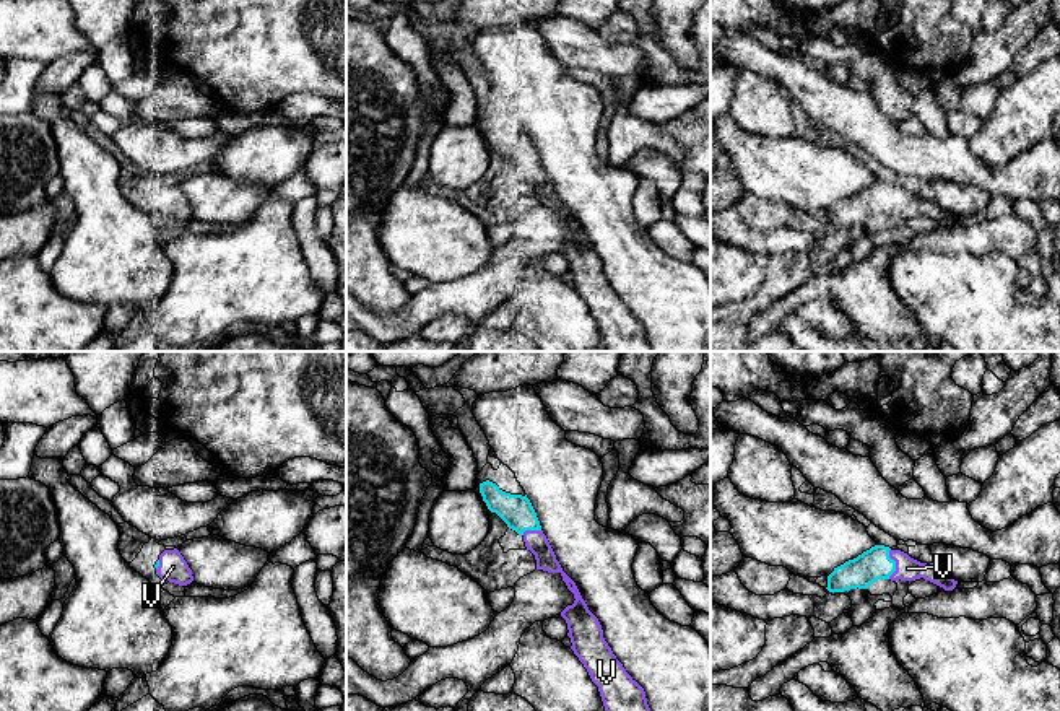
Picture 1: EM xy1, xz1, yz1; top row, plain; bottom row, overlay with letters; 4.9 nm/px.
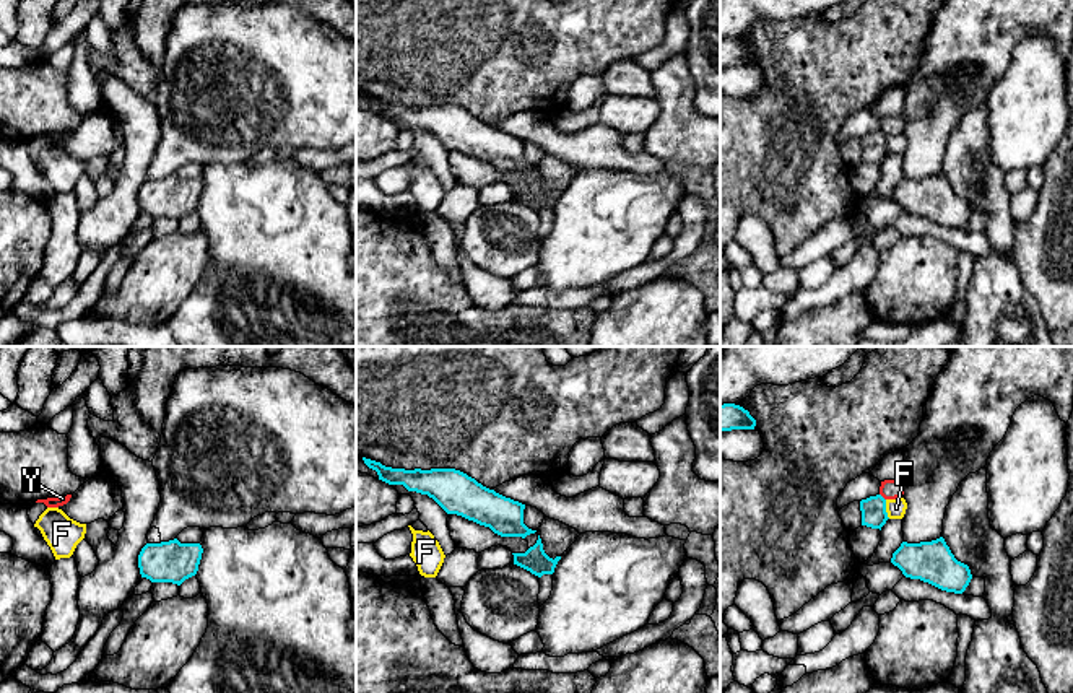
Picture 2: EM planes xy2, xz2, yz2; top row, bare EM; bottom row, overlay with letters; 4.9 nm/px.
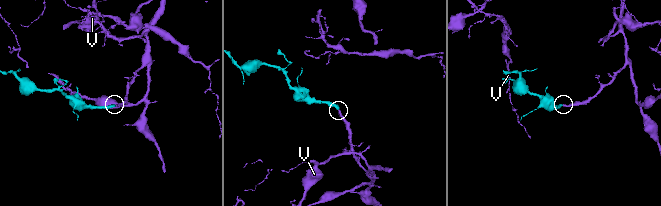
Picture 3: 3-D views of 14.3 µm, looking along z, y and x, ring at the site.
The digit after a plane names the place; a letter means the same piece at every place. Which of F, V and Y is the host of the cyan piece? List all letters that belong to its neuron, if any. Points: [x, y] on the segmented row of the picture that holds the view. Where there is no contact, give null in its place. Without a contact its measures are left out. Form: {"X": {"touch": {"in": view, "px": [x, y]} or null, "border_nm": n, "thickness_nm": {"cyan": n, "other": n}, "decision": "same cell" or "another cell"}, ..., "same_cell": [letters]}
{"F": {"touch": {"in": "yz2", "px": [885, 509]}, "border_nm": 100, "thickness_nm": {"cyan": 130, "other": 100}, "decision": "another cell"}, "V": {"touch": {"in": "yz1", "px": [894, 563]}, "border_nm": 150, "thickness_nm": {"cyan": 160, "other": 120}, "decision": "same cell"}, "Y": {"touch": {"in": "yz2", "px": [881, 496]}, "border_nm": 50, "thickness_nm": {"cyan": 130, "other": 100}, "decision": "another cell"}, "same_cell": ["V"]}

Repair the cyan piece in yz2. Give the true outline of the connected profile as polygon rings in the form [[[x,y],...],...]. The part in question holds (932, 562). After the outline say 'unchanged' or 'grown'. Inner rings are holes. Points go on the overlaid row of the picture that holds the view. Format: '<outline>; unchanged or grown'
[[[943,537],[920,543],[902,542],[891,563],[906,578],[920,579],[946,592],[962,594],[972,579],[969,566],[954,558]]]; unchanged

